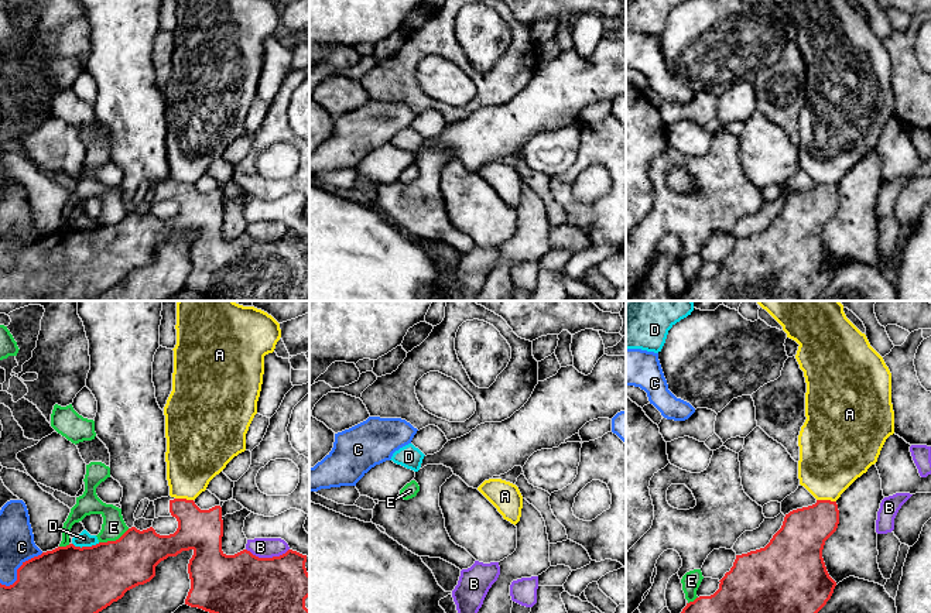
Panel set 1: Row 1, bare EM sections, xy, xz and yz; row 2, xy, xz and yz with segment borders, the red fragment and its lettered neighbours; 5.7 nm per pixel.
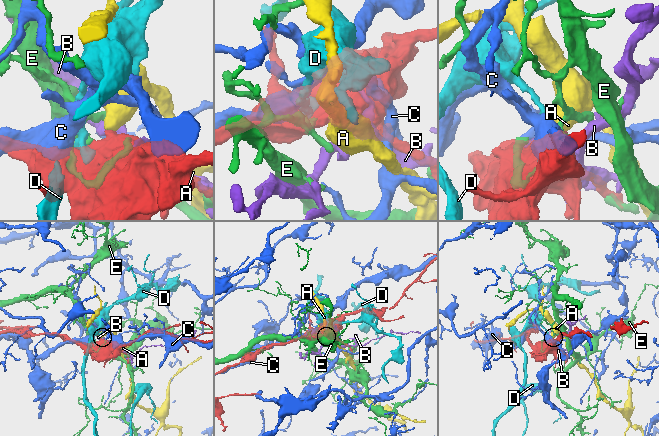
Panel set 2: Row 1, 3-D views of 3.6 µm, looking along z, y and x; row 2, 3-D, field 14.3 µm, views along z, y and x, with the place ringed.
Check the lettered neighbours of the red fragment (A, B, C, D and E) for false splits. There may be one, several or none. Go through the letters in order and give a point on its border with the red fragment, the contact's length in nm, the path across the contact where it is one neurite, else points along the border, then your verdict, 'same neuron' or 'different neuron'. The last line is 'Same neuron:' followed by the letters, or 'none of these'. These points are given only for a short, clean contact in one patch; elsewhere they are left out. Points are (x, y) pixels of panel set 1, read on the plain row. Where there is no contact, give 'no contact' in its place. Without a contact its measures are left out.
A: yz (827, 184) | 110 nm | along yz (817, 182), (835, 185) | different neuron
B: xy (267, 242) | 240 nm | different neuron
C: xy (17, 253) | 300 nm | different neuron
D: xy (85, 230) | 160 nm | different neuron
E: xy (113, 225) | 190 nm | different neuron
Same neuron: none of these

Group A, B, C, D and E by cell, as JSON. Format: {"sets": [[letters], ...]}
{"sets": [["A"], ["B"], ["C"], ["D"], ["E"]]}

